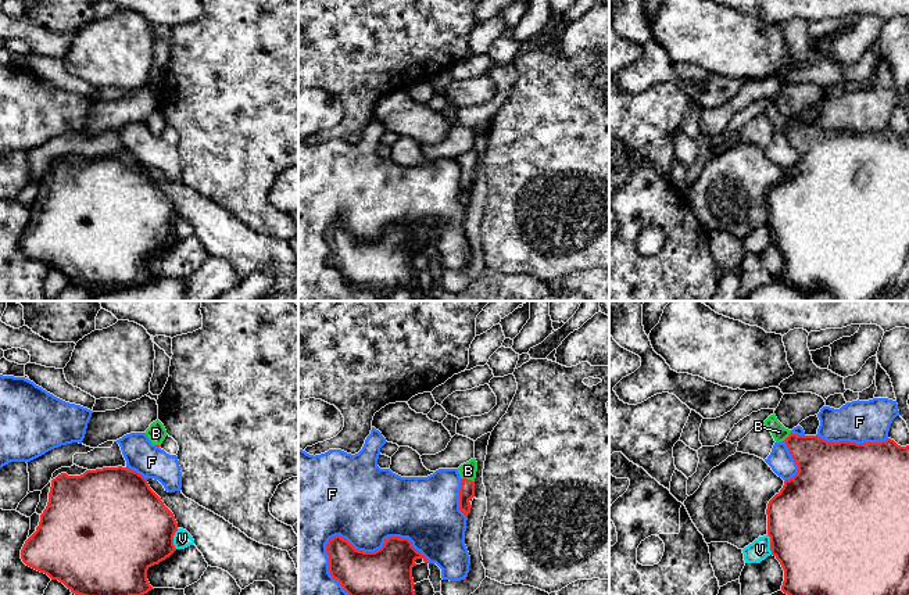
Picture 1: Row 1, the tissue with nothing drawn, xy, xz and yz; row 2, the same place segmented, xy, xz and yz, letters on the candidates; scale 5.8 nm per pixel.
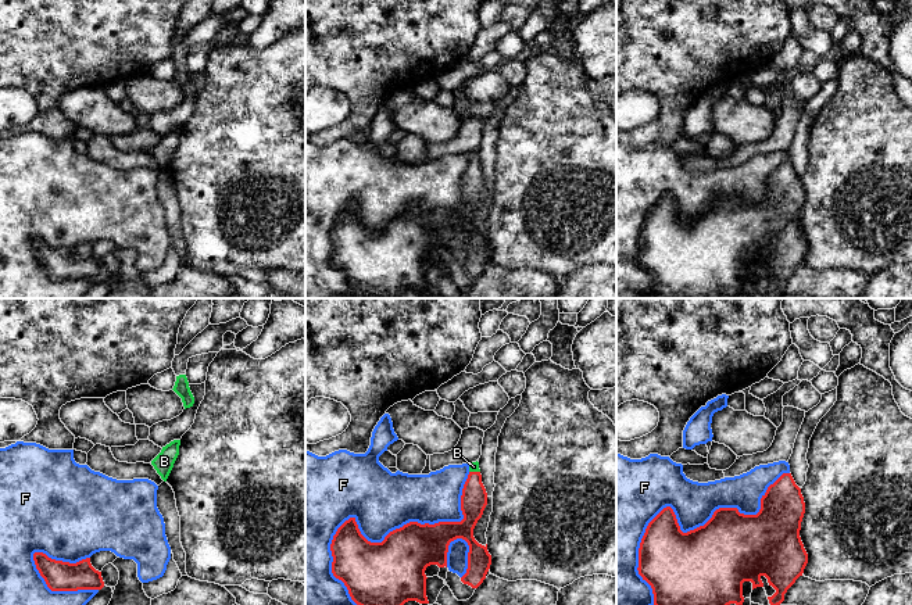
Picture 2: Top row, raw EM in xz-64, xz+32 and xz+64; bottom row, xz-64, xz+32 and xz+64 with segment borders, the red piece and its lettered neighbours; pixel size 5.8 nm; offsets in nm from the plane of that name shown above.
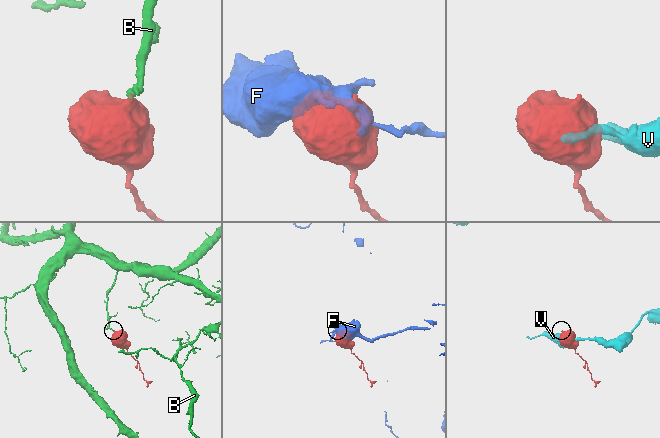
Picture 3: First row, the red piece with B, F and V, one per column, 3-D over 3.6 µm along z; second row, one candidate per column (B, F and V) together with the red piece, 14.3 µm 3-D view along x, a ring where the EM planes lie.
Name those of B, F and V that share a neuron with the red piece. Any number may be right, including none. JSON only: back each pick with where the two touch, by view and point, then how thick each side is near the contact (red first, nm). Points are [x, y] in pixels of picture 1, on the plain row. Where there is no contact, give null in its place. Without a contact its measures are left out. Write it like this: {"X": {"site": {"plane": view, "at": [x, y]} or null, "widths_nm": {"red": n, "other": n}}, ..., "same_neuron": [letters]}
{"B": {"site": {"plane": "xz", "at": [466, 168]}, "widths_nm": {"red": 90, "other": 100}}, "same_neuron": ["B"]}

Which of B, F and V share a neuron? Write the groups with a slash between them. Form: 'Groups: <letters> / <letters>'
Groups: B / F / V

